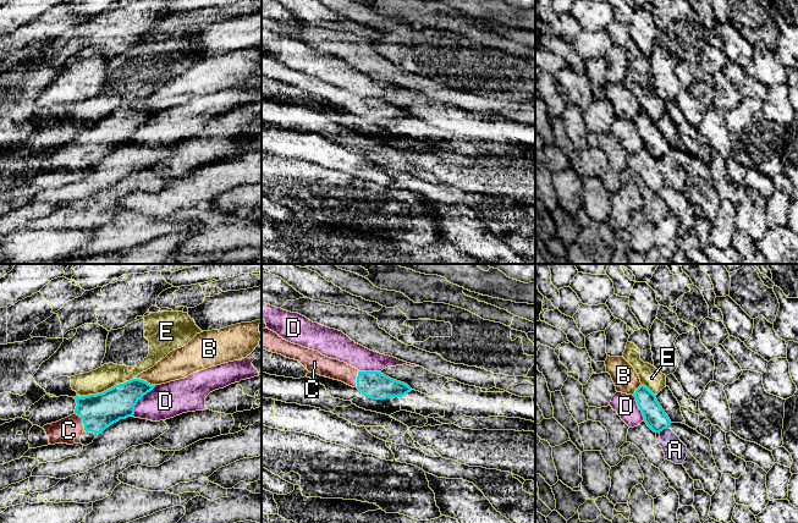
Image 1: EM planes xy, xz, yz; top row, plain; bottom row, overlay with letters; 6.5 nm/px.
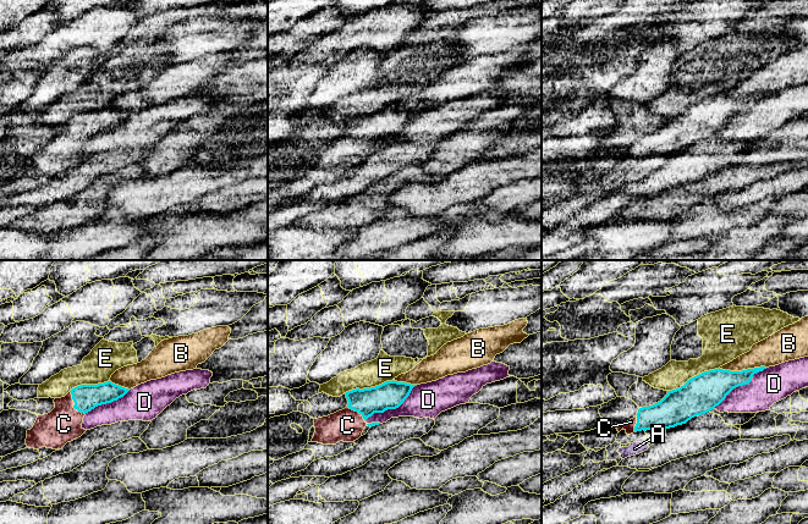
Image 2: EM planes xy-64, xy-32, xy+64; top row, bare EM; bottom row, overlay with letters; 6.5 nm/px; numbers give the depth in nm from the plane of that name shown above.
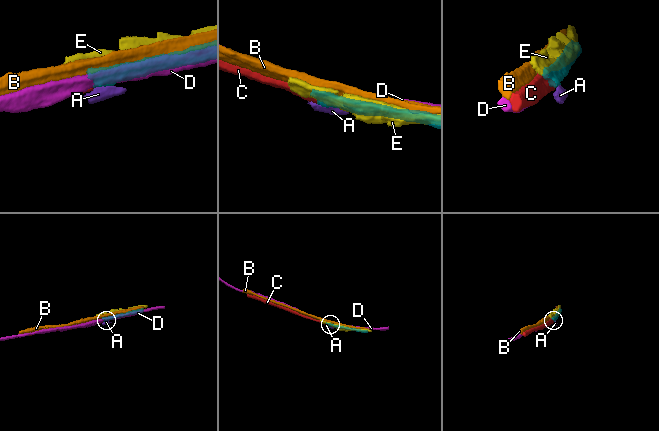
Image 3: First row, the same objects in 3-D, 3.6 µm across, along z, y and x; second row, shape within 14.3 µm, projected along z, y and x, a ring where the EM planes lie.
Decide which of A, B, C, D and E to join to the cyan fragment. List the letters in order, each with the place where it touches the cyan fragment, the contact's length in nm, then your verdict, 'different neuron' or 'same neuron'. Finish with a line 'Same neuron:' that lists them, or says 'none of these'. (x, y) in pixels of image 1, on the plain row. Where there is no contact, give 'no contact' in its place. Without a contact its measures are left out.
A: yz (664, 154) | 80 nm | different neuron
B: xy (146, 108) | 150 nm | different neuron
C: xy (82, 147) | 140 nm | same neuron
D: xy (139, 125) | 260 nm | different neuron
E: xy (109, 115) | 340 nm | different neuron
Same neuron: C

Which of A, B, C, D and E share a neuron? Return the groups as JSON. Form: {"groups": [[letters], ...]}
{"groups": [["A"], ["B"], ["C"], ["D"], ["E"]]}

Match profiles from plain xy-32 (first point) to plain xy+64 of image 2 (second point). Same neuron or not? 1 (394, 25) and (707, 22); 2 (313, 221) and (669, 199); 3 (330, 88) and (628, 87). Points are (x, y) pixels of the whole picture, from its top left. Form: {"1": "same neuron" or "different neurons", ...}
{"1": "same neuron", "2": "same neuron", "3": "same neuron"}

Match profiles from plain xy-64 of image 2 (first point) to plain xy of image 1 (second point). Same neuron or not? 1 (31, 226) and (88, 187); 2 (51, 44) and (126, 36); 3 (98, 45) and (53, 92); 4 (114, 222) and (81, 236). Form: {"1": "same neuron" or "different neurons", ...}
{"1": "different neurons", "2": "same neuron", "3": "different neurons", "4": "different neurons"}

